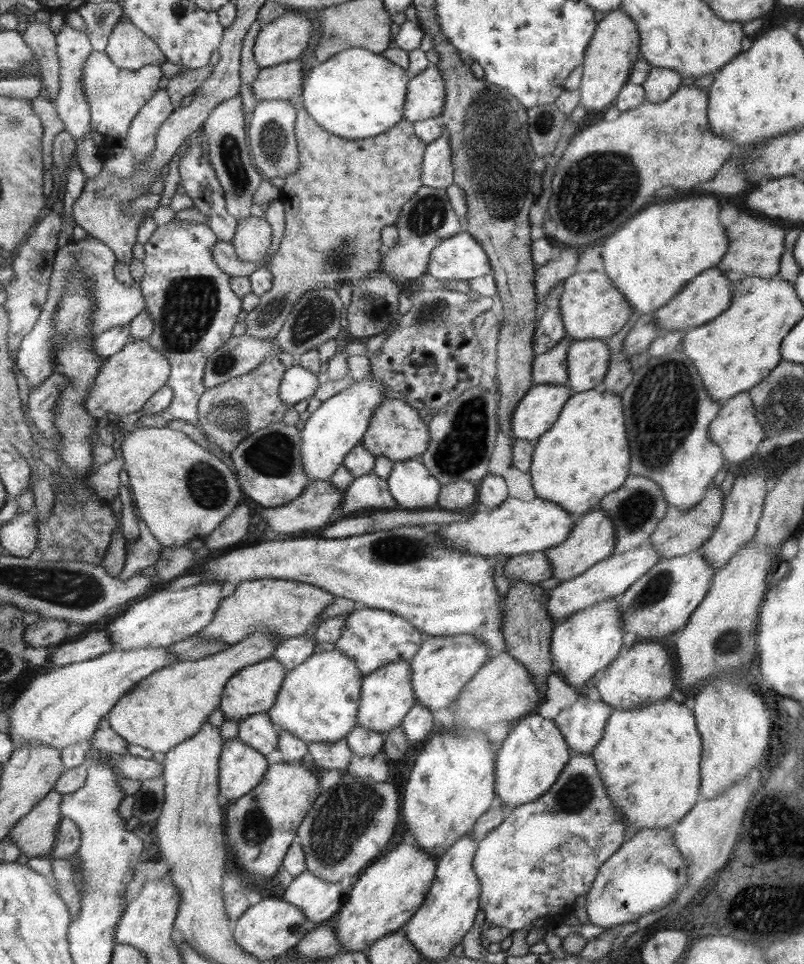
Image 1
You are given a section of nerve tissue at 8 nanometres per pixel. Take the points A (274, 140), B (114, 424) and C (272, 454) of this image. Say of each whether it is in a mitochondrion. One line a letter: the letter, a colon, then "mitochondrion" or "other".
A: mitochondrion
B: other
C: mitochondrion

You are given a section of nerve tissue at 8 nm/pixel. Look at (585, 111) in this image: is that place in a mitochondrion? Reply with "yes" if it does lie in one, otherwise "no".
no

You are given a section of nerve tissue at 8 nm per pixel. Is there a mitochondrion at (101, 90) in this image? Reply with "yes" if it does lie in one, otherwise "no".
yes

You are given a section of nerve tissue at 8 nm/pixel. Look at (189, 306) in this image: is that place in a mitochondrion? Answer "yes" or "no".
yes

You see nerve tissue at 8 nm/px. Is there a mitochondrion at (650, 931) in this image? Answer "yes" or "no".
no

